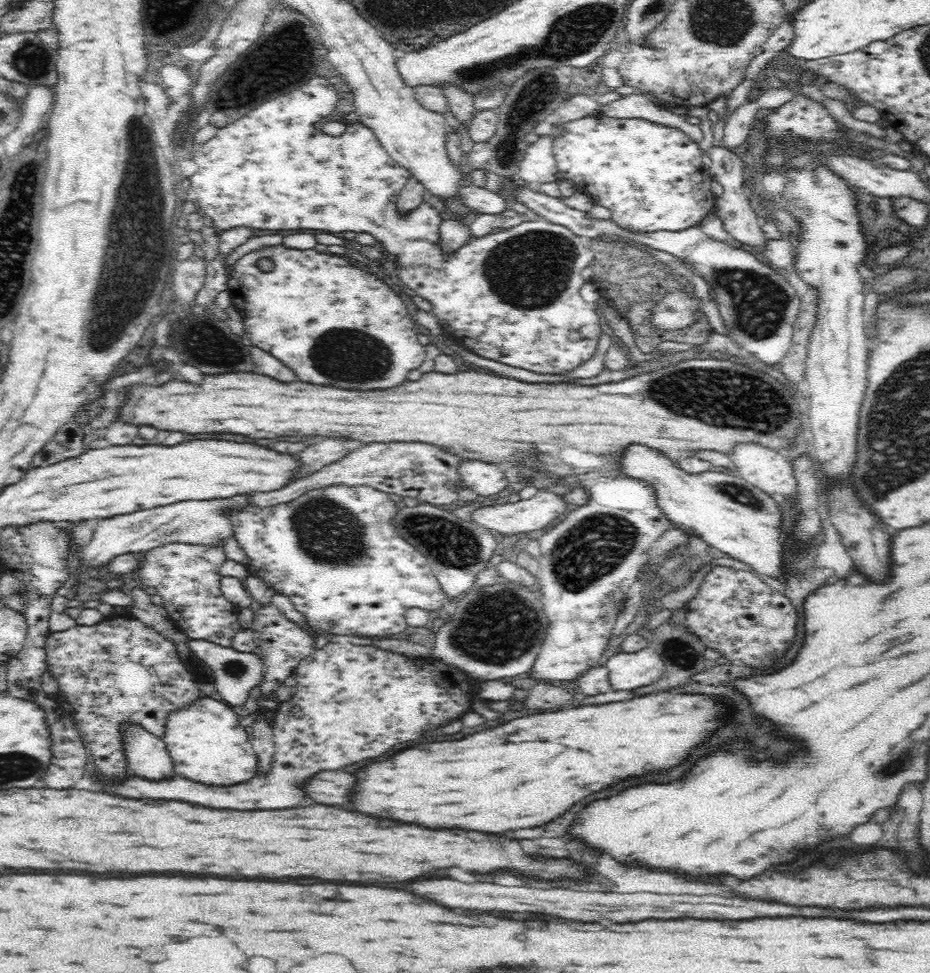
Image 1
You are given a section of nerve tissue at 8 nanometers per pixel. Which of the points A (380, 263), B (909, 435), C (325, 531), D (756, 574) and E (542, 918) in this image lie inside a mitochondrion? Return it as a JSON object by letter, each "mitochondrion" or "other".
{"A":"other","B":"mitochondrion","C":"mitochondrion","D":"other","E":"other"}

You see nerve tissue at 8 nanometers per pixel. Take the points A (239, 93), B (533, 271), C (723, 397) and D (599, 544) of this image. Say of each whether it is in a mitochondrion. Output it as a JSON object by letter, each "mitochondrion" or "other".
{"A":"mitochondrion","B":"mitochondrion","C":"mitochondrion","D":"mitochondrion"}

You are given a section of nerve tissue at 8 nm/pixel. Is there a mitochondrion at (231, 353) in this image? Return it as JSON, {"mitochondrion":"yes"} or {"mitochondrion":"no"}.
{"mitochondrion":"yes"}

